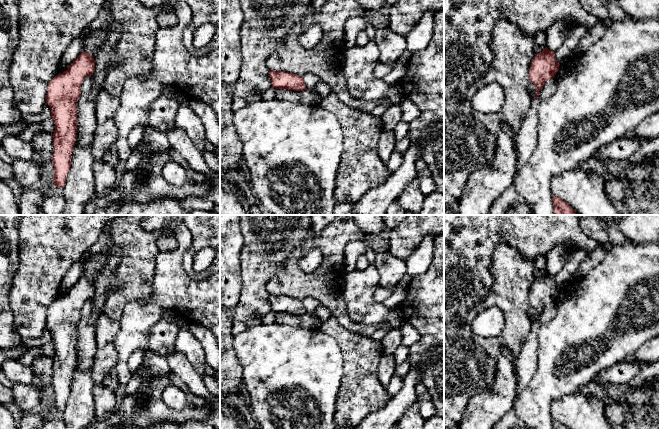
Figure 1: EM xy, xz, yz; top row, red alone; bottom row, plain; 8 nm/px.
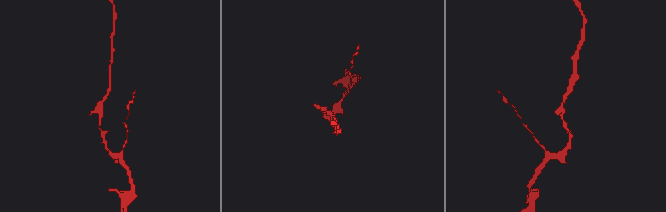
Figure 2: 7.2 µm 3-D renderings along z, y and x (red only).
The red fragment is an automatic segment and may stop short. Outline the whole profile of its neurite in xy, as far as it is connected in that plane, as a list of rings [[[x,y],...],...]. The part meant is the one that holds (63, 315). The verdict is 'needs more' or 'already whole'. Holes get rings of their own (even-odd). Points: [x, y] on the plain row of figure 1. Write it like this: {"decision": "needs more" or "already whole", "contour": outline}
{"decision": "already whole", "contour": [[[82,275],[66,295],[56,299],[47,310],[46,327],[51,333],[51,342],[55,348],[53,359],[54,378],[52,387],[54,390],[54,409],[63,412],[67,398],[71,391],[72,374],[76,366],[77,357],[77,326],[81,321],[80,312],[84,303],[92,300],[95,295],[95,284],[92,279]]]}

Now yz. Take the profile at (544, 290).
{"decision": "already whole", "contour": [[[547,271],[542,276],[535,278],[529,294],[530,306],[537,312],[533,323],[539,320],[545,306],[555,301],[559,290],[554,275],[549,274]]]}

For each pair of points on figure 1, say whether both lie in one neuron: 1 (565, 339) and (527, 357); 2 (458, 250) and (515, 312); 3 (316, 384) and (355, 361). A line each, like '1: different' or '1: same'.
1: different
2: different
3: different

